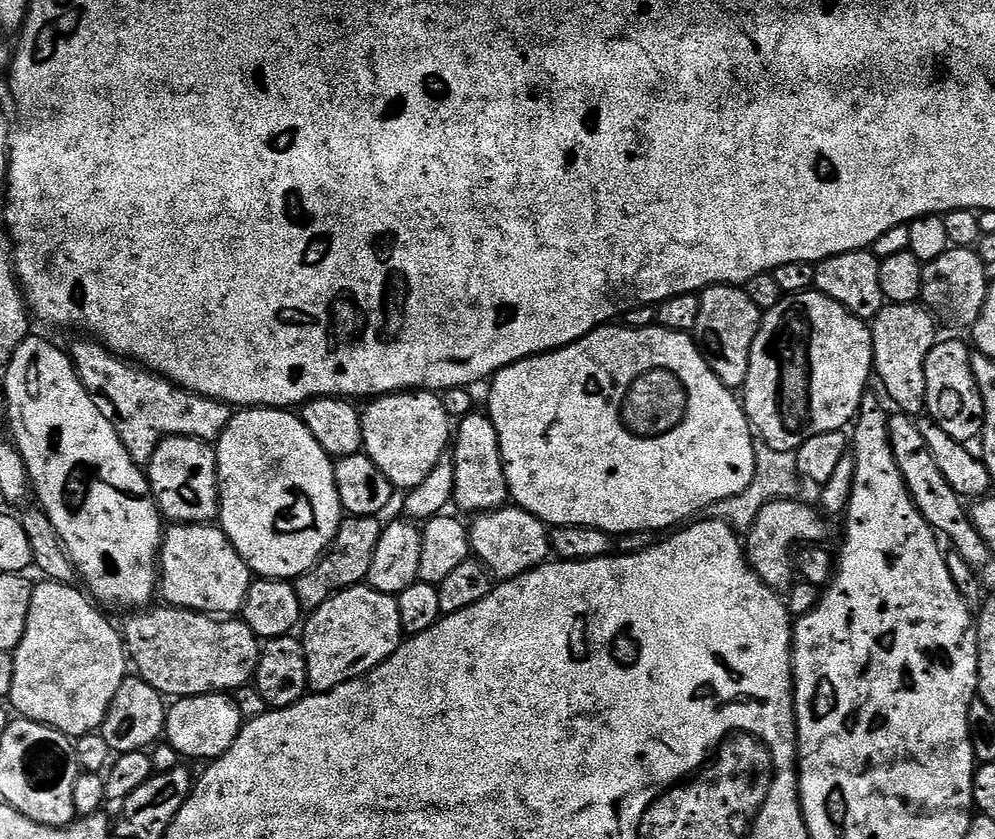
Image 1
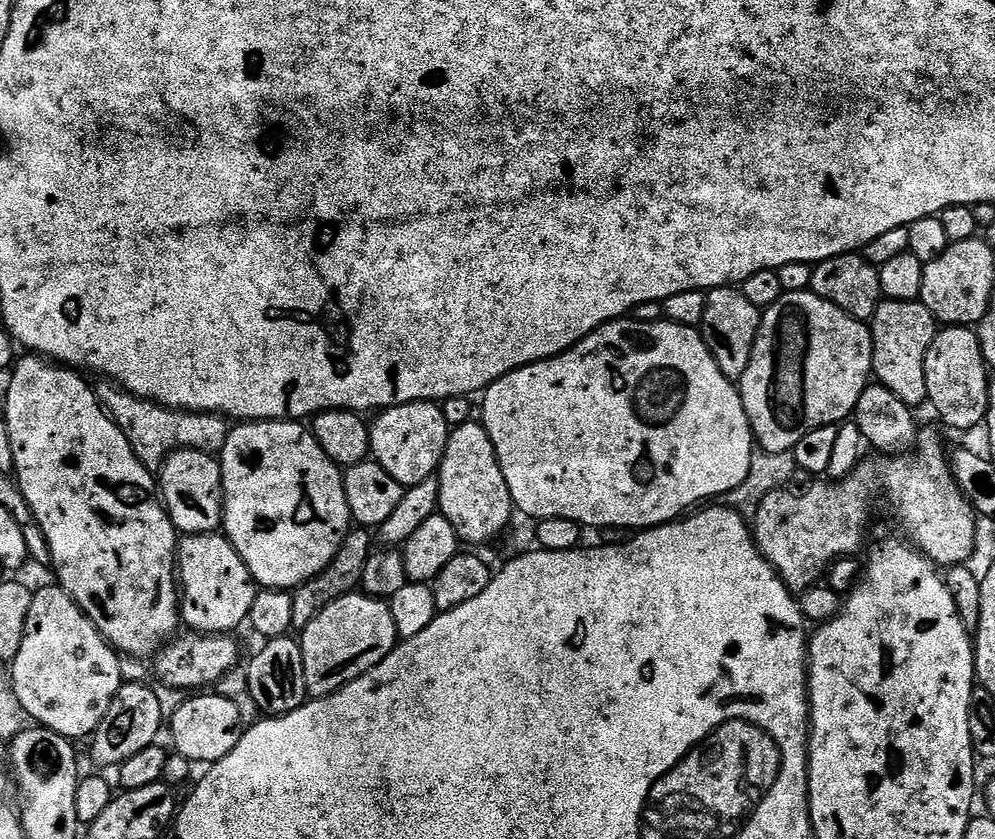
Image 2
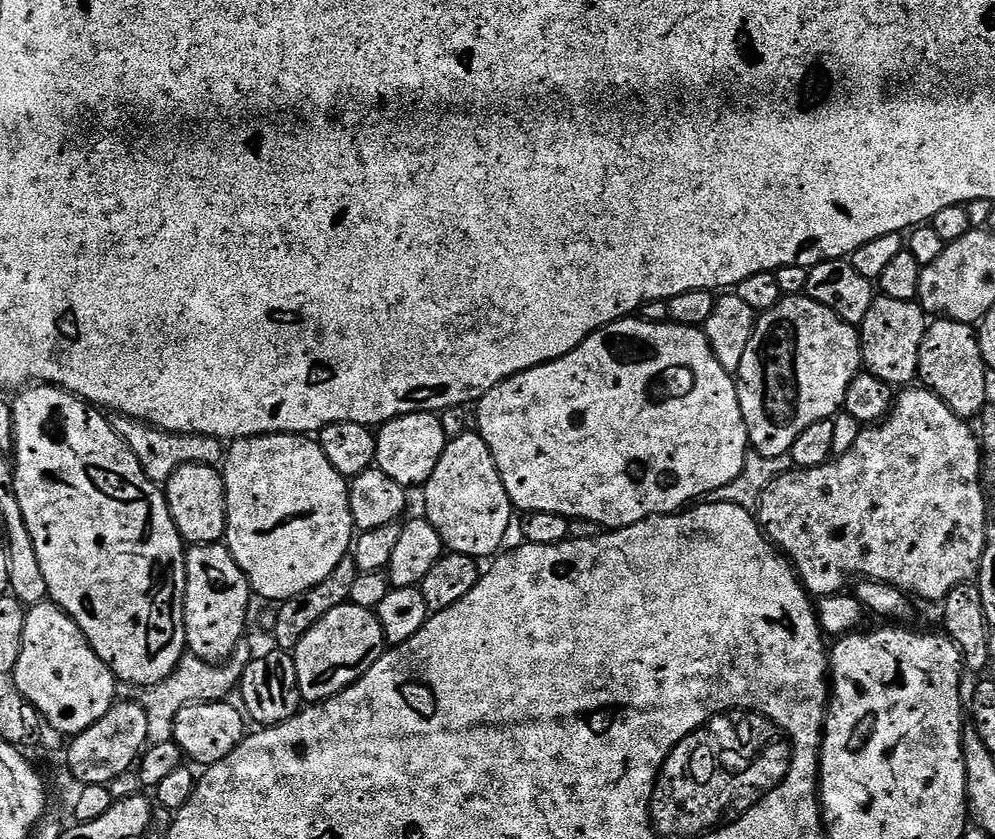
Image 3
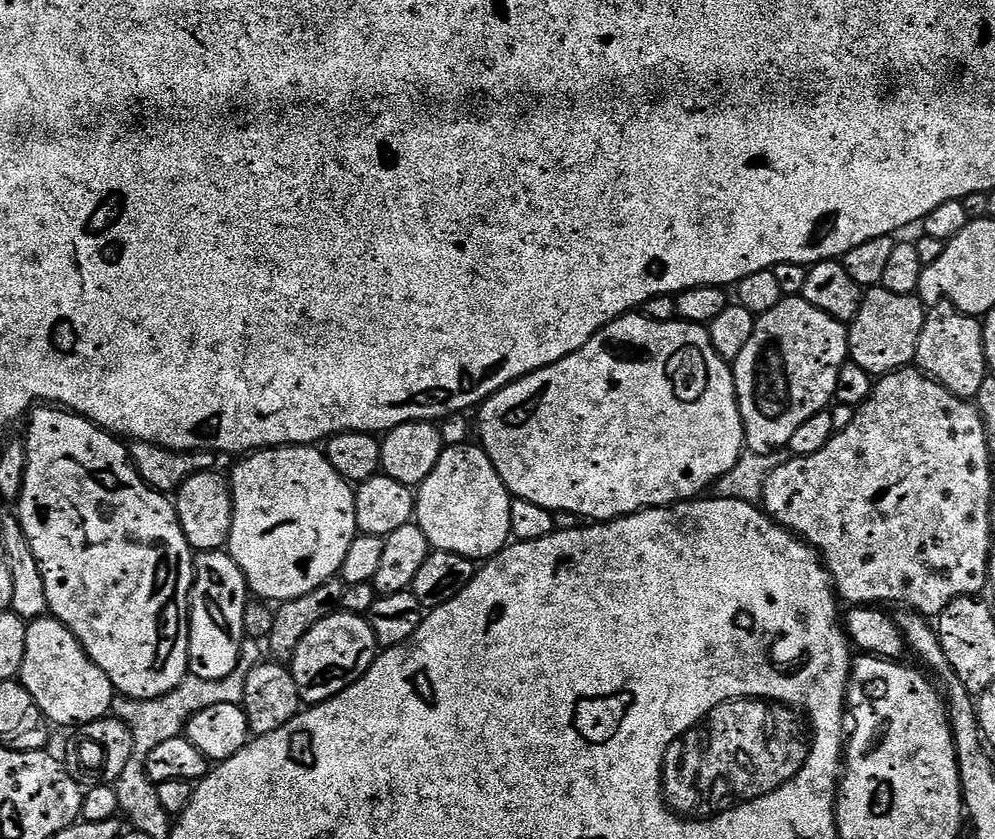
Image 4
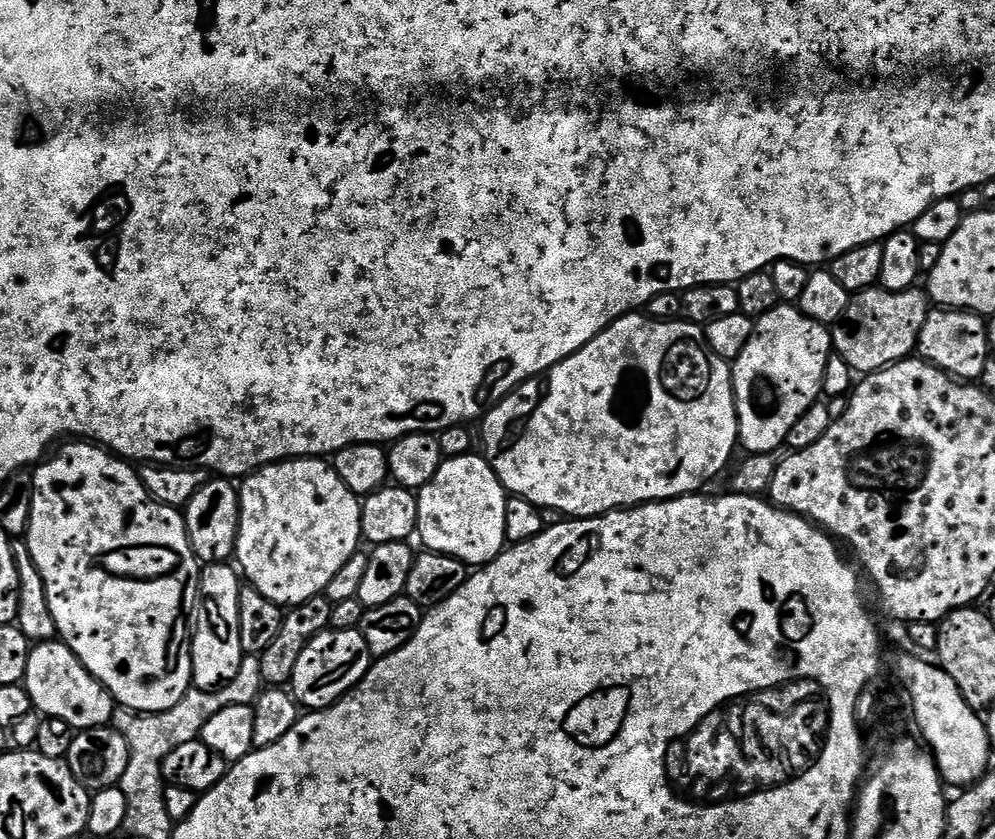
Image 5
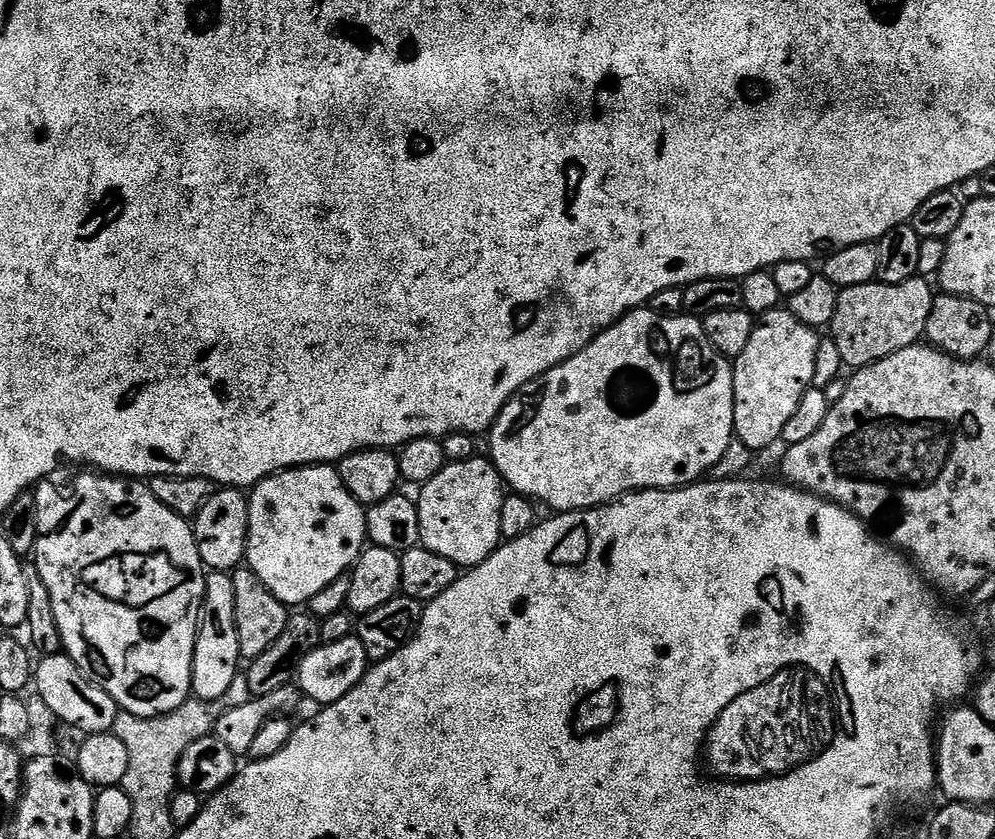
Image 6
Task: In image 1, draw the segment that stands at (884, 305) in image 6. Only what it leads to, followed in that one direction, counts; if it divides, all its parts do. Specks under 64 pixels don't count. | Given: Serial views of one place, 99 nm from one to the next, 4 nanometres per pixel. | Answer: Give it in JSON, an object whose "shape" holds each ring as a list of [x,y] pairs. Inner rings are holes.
{"shape":[[[919,303],[890,304],[871,321],[872,329],[872,366],[875,379],[880,379],[884,392],[897,404],[901,413],[913,418],[925,411],[926,370],[924,363],[930,350],[938,342],[937,321],[927,307]]]}

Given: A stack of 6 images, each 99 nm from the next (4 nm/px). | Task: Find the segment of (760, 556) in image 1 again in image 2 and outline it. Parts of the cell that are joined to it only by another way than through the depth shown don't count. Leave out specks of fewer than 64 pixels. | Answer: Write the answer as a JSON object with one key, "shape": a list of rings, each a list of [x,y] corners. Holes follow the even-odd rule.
{"shape":[[[932,428],[926,429],[925,432],[923,429],[923,431],[919,433],[918,439],[914,445],[914,453],[915,452],[916,457],[914,457],[913,460],[907,460],[908,456],[904,454],[889,455],[887,458],[882,459],[884,461],[882,461],[881,464],[875,464],[874,461],[867,461],[867,459],[865,459],[863,462],[858,463],[856,468],[853,469],[853,471],[843,480],[825,482],[826,484],[812,484],[805,490],[805,492],[800,493],[788,492],[792,490],[771,492],[770,494],[766,494],[766,498],[762,498],[760,508],[754,517],[754,535],[756,537],[756,545],[760,547],[760,553],[768,559],[769,564],[771,564],[772,568],[780,576],[782,583],[784,583],[792,593],[803,594],[807,588],[813,587],[813,585],[819,581],[816,579],[818,579],[820,575],[822,575],[822,577],[825,575],[826,569],[829,565],[839,560],[841,557],[851,557],[853,554],[858,553],[856,551],[863,546],[864,527],[868,524],[868,507],[872,504],[872,475],[876,475],[877,486],[884,491],[884,496],[890,503],[892,503],[892,508],[896,511],[896,516],[900,519],[901,526],[908,531],[908,533],[906,533],[907,539],[911,541],[911,543],[915,545],[919,551],[923,552],[933,564],[939,566],[941,569],[947,570],[956,565],[967,565],[969,561],[971,561],[971,556],[976,552],[976,522],[978,522],[978,516],[976,512],[973,511],[972,505],[970,505],[968,500],[964,497],[962,490],[959,488],[958,482],[953,476],[953,467],[950,463],[949,457],[946,455],[946,452],[944,456],[944,444],[940,441],[939,434]]]}

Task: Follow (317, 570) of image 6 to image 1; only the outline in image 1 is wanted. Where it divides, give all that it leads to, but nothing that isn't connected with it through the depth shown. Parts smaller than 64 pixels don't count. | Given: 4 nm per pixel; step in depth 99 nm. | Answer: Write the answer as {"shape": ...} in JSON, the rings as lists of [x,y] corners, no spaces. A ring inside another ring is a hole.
{"shape":[[[245,408],[237,411],[214,447],[216,469],[220,475],[218,524],[249,570],[265,580],[289,582],[310,571],[328,551],[342,519],[338,486],[334,482],[336,466],[333,457],[328,456],[318,442],[314,442],[314,434],[306,430],[295,411],[282,408]]]}

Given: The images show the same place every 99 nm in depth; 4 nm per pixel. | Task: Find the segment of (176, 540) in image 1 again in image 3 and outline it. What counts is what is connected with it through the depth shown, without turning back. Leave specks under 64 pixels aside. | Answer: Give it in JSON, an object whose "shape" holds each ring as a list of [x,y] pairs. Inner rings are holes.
{"shape":[[[223,543],[194,544],[186,552],[186,590],[184,591],[184,638],[191,655],[207,664],[223,664],[234,654],[240,640],[245,639],[244,627],[248,624],[248,603],[254,593],[246,574],[232,557],[232,551]]]}

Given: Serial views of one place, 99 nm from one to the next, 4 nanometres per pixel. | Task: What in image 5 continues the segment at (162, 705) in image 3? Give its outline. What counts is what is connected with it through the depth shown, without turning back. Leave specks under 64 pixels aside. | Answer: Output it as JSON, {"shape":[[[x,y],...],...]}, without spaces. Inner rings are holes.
{"shape":[[[245,656],[242,666],[238,670],[238,678],[234,678],[229,684],[223,684],[221,688],[189,688],[187,694],[178,702],[178,706],[170,706],[170,710],[161,712],[132,712],[129,708],[117,707],[112,713],[111,727],[117,728],[128,740],[130,758],[126,766],[126,774],[122,774],[119,787],[128,799],[129,813],[136,811],[145,812],[162,822],[168,820],[164,809],[164,794],[166,781],[162,771],[162,761],[170,750],[174,750],[182,742],[200,739],[202,726],[231,704],[255,705],[262,691],[264,679],[260,669],[259,656]]]}

